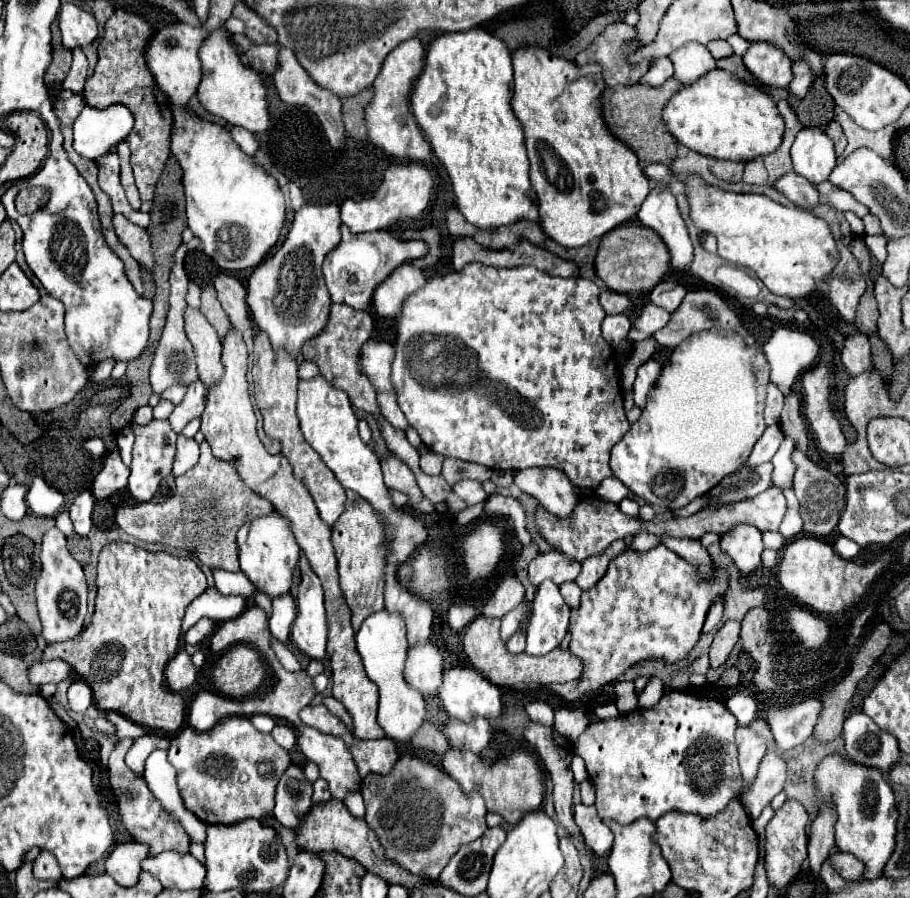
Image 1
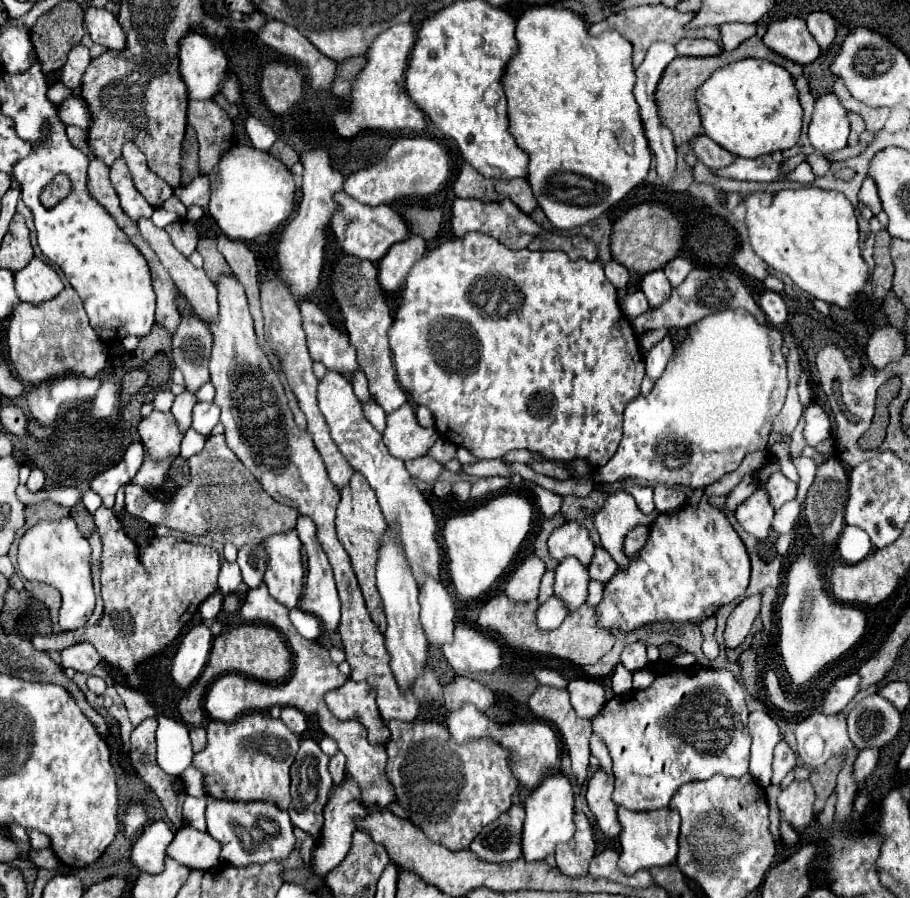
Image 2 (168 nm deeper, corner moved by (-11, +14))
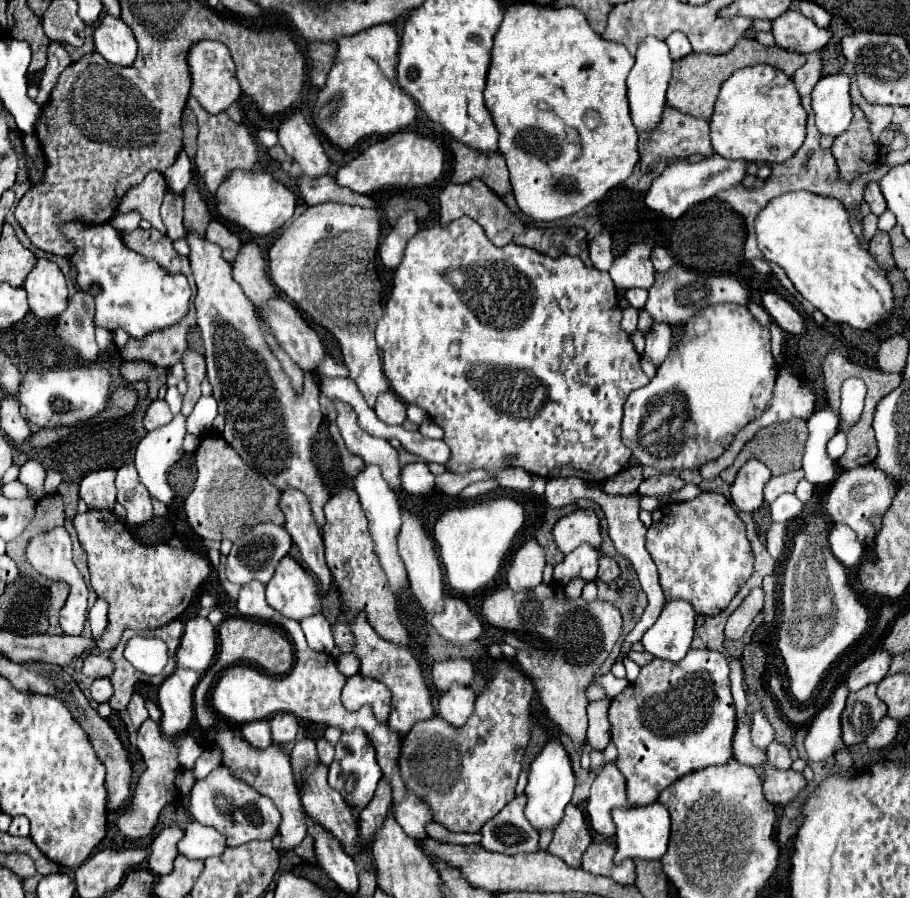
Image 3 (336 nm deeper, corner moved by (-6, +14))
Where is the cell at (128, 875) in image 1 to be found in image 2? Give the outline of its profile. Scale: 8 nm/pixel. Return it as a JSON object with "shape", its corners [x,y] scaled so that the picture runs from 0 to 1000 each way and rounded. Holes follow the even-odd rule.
{"shape":[[[167,915],[145,944],[145,960],[163,973],[176,973],[180,969],[182,944],[191,935],[191,927],[182,915]]]}

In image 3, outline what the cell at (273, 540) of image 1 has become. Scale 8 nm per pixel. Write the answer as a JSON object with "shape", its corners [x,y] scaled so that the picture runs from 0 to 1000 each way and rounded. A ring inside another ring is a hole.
{"shape":[[[311,619],[304,628],[293,650],[293,670],[322,690],[353,682],[353,661],[346,646],[320,619]]]}

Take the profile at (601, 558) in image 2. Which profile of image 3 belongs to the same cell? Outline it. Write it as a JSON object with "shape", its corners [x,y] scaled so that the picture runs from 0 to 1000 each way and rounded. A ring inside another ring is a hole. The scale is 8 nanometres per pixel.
{"shape":[[[660,619],[658,624],[658,635],[656,635],[656,646],[660,648],[674,648],[680,641],[680,630],[674,621]]]}

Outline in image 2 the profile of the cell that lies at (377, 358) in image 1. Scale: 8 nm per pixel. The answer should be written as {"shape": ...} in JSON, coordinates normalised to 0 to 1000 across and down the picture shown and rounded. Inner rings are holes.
{"shape":[[[371,278],[363,305],[363,321],[374,343],[374,350],[378,352],[385,383],[391,388],[393,408],[404,421],[404,432],[409,437],[409,443],[413,445],[413,450],[422,454],[424,461],[429,461],[446,448],[446,437],[440,432],[435,423],[435,414],[431,410],[431,394],[426,388],[426,372],[424,372],[431,361],[431,352],[422,334],[420,318],[415,314],[415,298],[407,290],[393,290],[391,285]]]}

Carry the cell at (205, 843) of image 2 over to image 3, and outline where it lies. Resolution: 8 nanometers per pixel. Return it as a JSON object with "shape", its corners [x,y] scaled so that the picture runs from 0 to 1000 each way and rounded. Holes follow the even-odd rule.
{"shape":[[[208,915],[203,922],[203,931],[197,938],[197,951],[210,958],[227,958],[232,953],[241,953],[245,947],[247,947],[245,929],[219,915]]]}

